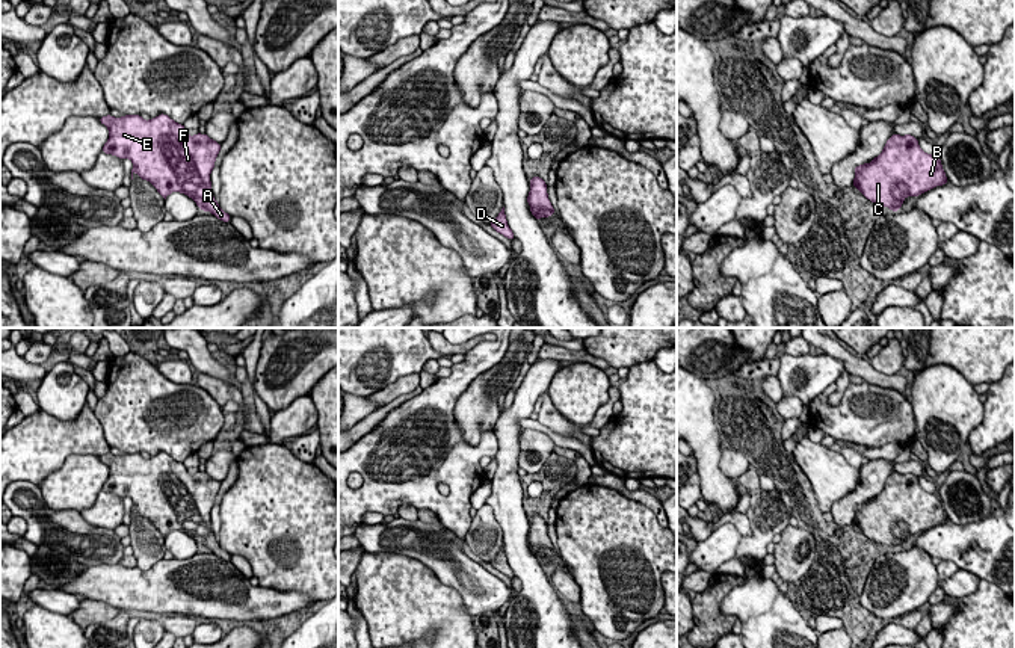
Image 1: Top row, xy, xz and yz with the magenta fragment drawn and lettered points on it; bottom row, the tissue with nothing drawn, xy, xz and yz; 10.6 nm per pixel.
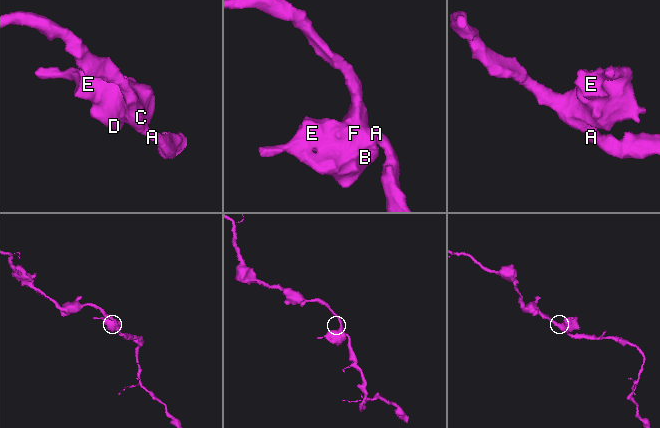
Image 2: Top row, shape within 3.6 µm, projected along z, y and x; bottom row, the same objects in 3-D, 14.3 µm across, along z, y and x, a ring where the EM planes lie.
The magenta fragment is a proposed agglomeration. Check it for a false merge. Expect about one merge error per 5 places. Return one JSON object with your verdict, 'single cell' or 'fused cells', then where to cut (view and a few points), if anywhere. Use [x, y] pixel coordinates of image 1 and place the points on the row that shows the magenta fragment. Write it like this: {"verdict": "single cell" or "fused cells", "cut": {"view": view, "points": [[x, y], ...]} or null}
{"verdict": "single cell", "cut": null}

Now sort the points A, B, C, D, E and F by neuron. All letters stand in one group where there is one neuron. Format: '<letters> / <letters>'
A B C D E F

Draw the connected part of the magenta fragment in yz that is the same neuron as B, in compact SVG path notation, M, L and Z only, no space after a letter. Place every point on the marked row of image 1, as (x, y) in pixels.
M893 134L870 163L855 166L853 187L881 208L899 211L903 199L949 180L936 154L924 153L911 134Z

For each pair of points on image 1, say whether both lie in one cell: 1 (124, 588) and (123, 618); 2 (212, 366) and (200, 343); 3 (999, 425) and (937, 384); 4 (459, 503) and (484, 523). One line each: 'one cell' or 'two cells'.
1: two cells
2: one cell
3: two cells
4: two cells

